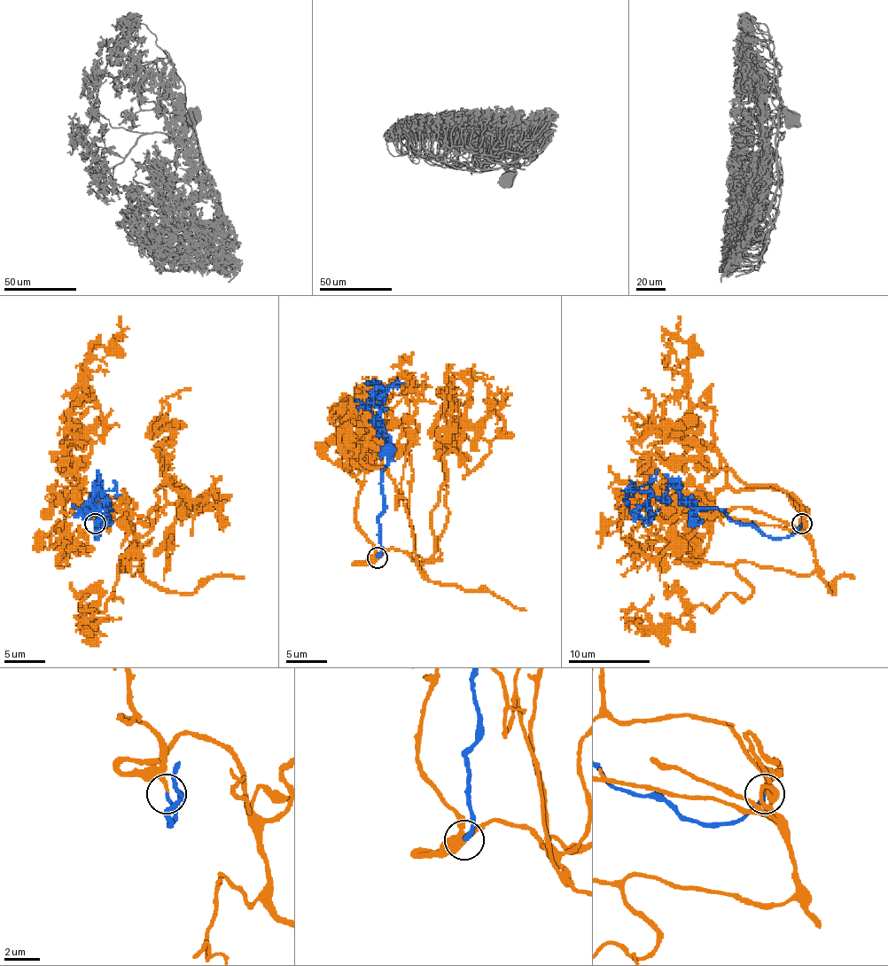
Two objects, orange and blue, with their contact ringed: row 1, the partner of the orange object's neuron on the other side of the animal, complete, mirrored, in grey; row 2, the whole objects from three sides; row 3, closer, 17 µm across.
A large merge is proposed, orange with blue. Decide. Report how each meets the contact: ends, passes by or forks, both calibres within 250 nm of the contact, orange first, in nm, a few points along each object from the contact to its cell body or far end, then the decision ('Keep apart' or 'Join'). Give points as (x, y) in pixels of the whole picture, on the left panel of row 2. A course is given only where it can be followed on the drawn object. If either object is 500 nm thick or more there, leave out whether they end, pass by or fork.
At the ring orange ends. At the ring blue ends. Thickness 240 nm (orange) against 220 nm. Course of orange: (94, 523), (94, 504), (115, 496), (142, 566), (120, 562), (103, 611), (78, 605), (88, 626), (120, 618). Course of blue: (94, 523), (97, 537), (105, 494), (97, 486), (97, 496), (98, 490), (82, 507). Join

